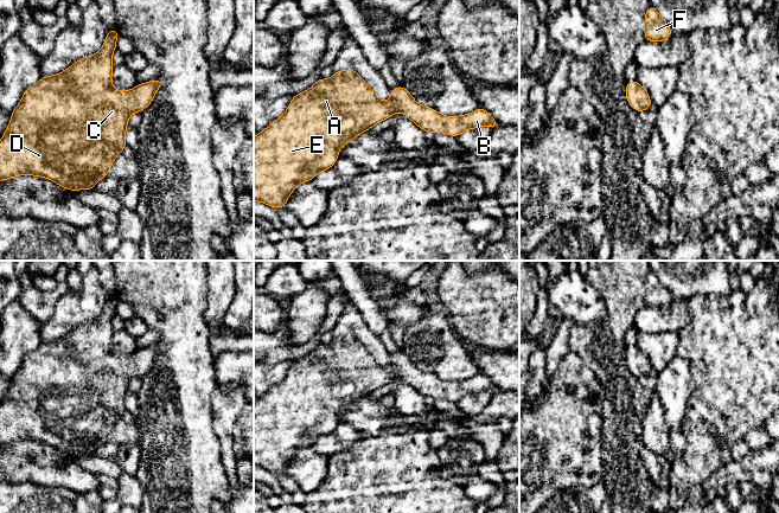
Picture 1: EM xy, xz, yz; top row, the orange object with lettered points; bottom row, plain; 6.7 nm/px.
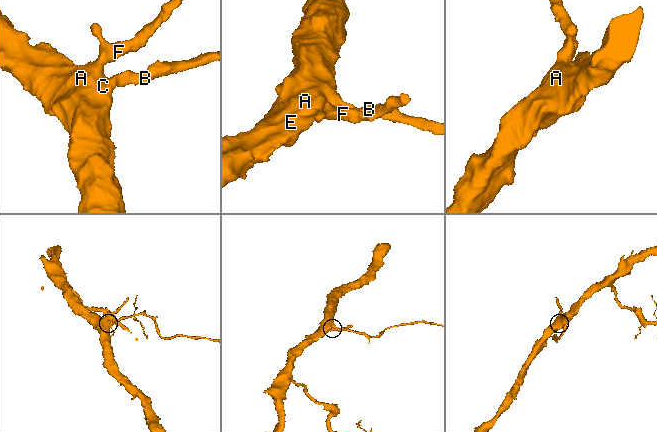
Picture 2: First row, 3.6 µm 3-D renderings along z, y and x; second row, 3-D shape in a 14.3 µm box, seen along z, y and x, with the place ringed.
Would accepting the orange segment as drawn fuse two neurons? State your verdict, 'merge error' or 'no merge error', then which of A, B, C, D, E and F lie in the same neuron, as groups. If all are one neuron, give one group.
no merge error; A B C D E F

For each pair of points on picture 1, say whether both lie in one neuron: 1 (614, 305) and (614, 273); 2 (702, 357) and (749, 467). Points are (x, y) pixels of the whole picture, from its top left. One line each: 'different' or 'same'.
1: same
2: different

